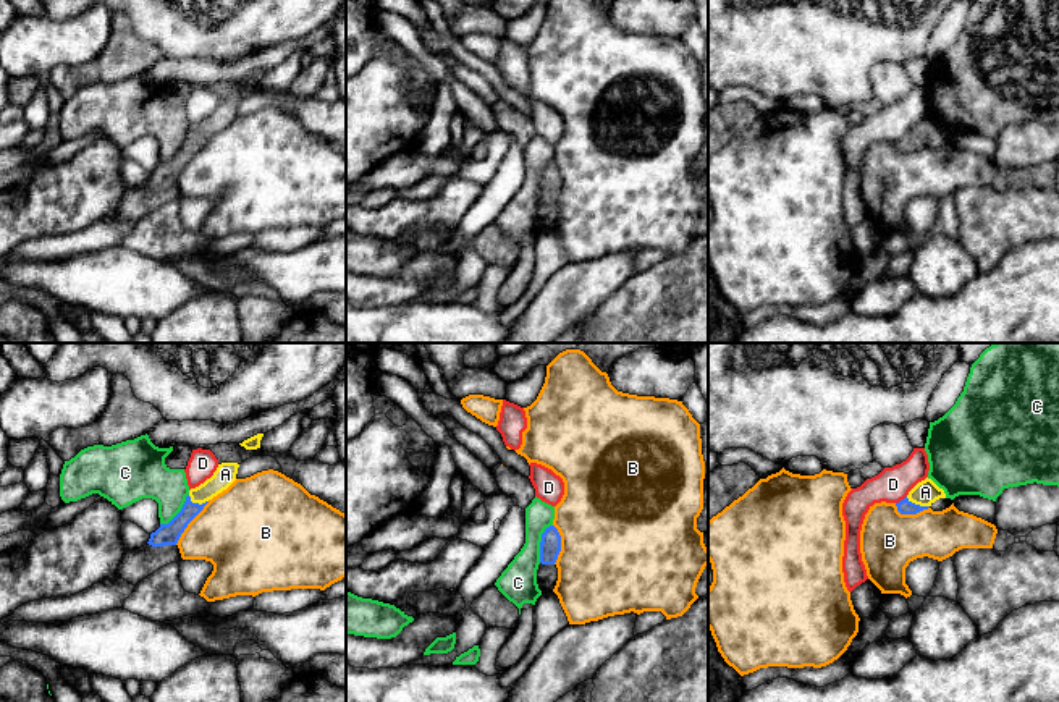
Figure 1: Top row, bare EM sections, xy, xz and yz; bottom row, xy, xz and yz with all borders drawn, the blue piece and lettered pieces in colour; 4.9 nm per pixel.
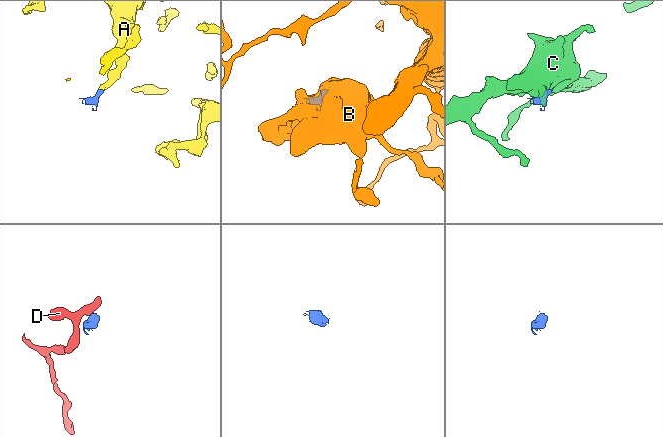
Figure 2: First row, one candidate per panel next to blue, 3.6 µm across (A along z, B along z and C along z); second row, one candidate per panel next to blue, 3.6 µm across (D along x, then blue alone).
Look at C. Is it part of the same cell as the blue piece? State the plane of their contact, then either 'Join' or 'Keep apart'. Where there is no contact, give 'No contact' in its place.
Touches blue in xz. Keep apart

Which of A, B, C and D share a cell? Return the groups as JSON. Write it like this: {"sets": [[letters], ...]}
{"sets": [["A"], ["B"], ["C"], ["D"]]}

